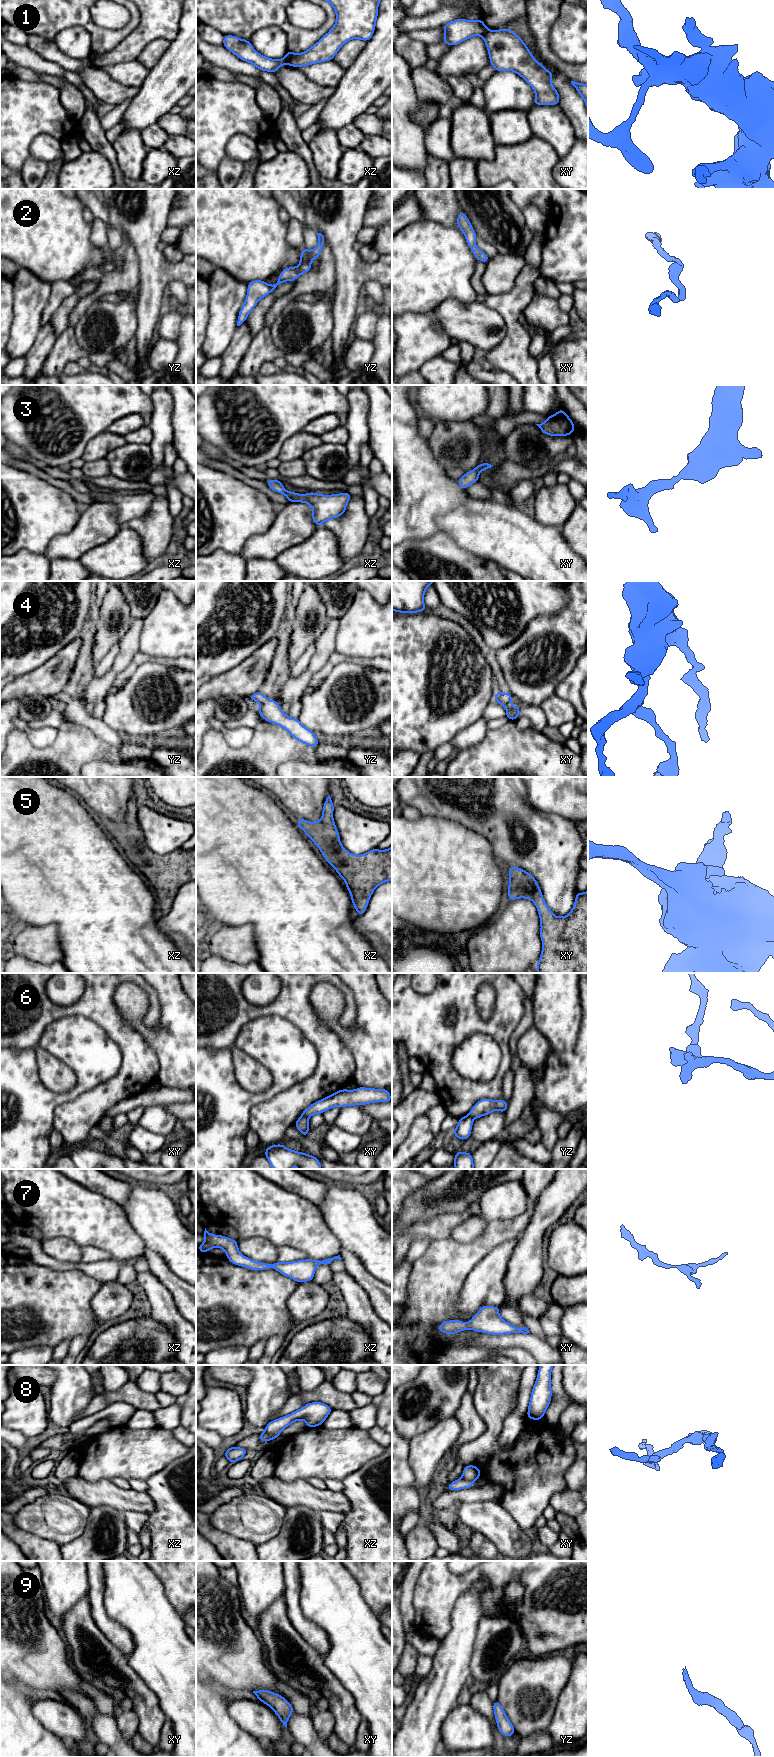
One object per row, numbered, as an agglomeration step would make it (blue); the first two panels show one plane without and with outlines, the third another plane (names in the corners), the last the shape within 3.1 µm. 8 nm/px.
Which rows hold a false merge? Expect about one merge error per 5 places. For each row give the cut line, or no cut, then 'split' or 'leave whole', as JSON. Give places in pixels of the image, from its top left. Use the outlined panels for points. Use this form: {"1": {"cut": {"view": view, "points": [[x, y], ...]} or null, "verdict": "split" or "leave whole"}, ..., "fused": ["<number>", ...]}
{"1": {"cut": {"view": "xy", "points": [[488, 30], [481, 35]]}, "verdict": "split"}, "2": {"cut": null, "verdict": "leave whole"}, "3": {"cut": null, "verdict": "leave whole"}, "4": {"cut": null, "verdict": "leave whole"}, "5": {"cut": null, "verdict": "leave whole"}, "6": {"cut": {"view": "xy", "points": [[301, 1115], [308, 1117]]}, "verdict": "split"}, "7": {"cut": null, "verdict": "leave whole"}, "8": {"cut": {"view": "xy", "points": [[462, 1477], [472, 1484]]}, "verdict": "split"}, "9": {"cut": null, "verdict": "leave whole"}, "fused": ["1", "6", "8"]}

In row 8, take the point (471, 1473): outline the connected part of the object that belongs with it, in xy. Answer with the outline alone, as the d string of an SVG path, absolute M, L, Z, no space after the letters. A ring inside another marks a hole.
M467 1465L463 1469L462 1478L470 1483L474 1483L481 1476L481 1471L475 1465Z

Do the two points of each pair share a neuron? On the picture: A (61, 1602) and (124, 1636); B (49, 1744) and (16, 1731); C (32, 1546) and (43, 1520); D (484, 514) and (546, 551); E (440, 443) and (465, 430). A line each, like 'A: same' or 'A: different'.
A: different
B: same
C: different
D: same
E: same

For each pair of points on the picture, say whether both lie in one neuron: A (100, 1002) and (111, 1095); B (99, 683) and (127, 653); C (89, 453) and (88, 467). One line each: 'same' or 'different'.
A: same
B: same
C: different

